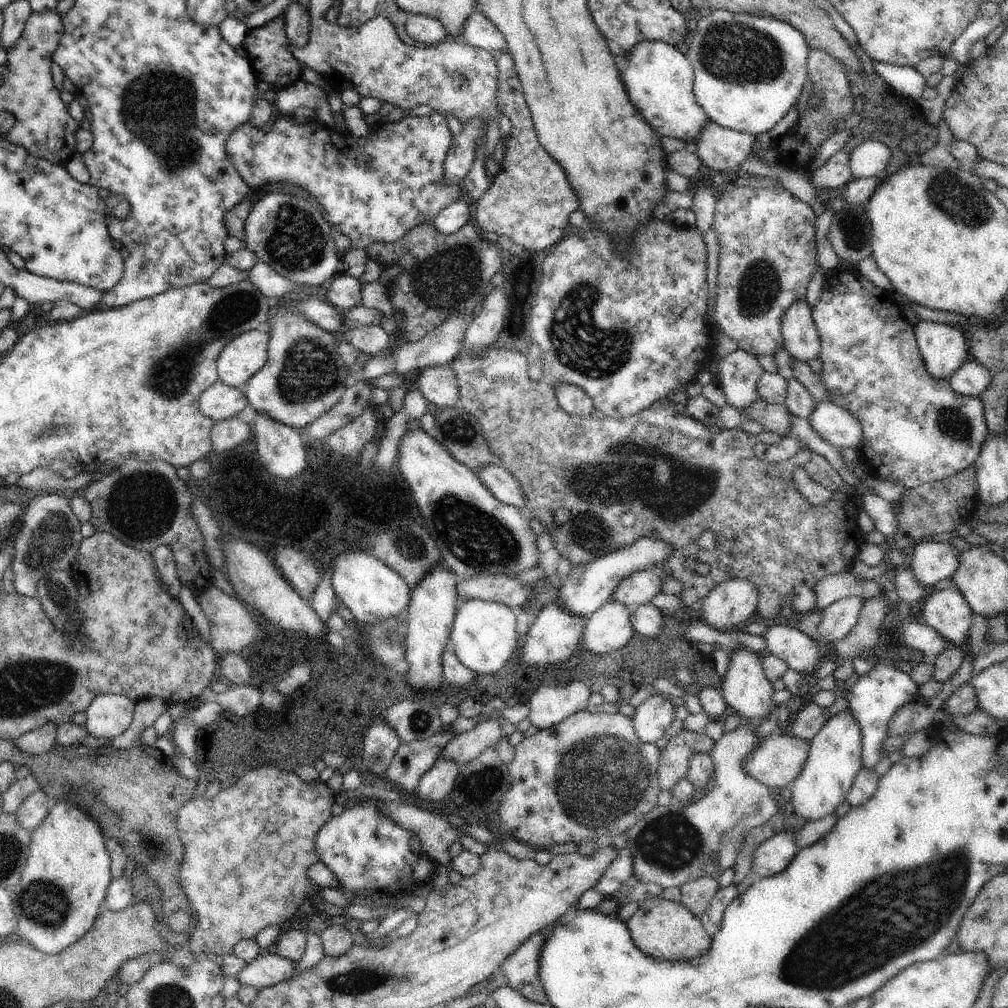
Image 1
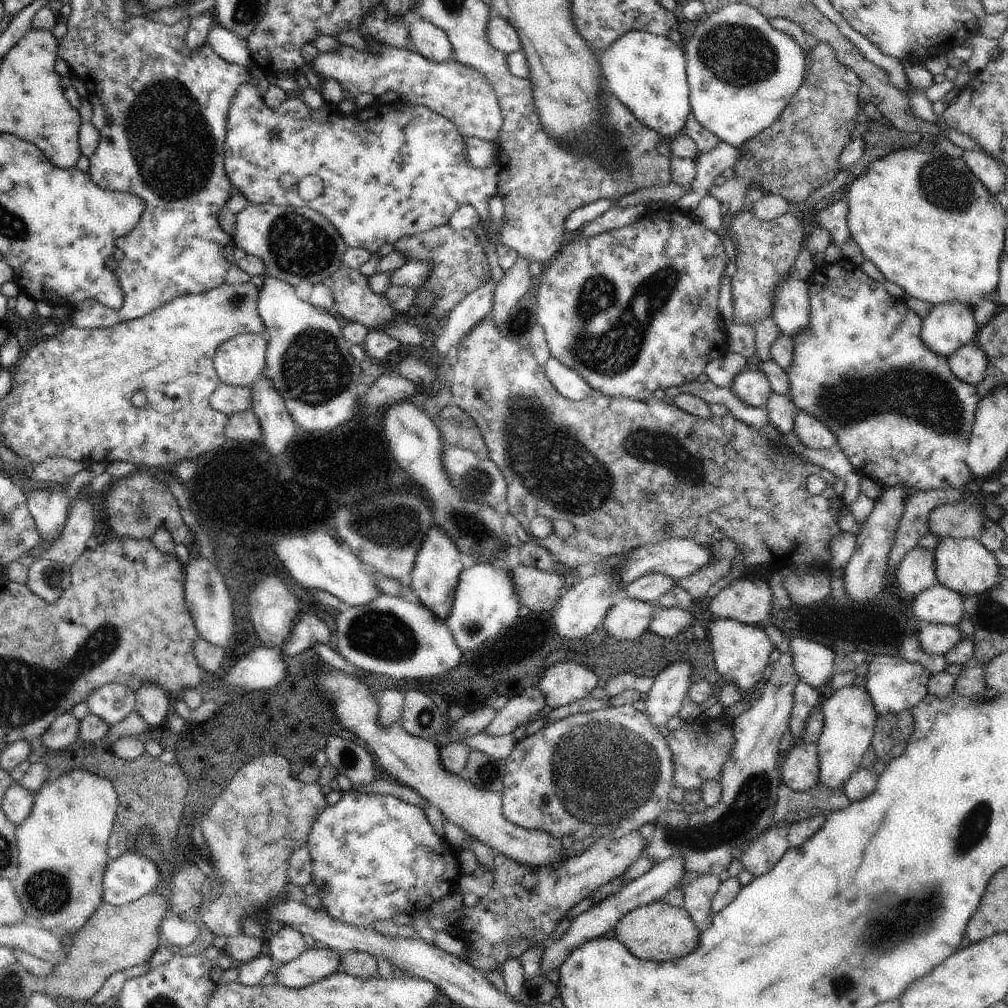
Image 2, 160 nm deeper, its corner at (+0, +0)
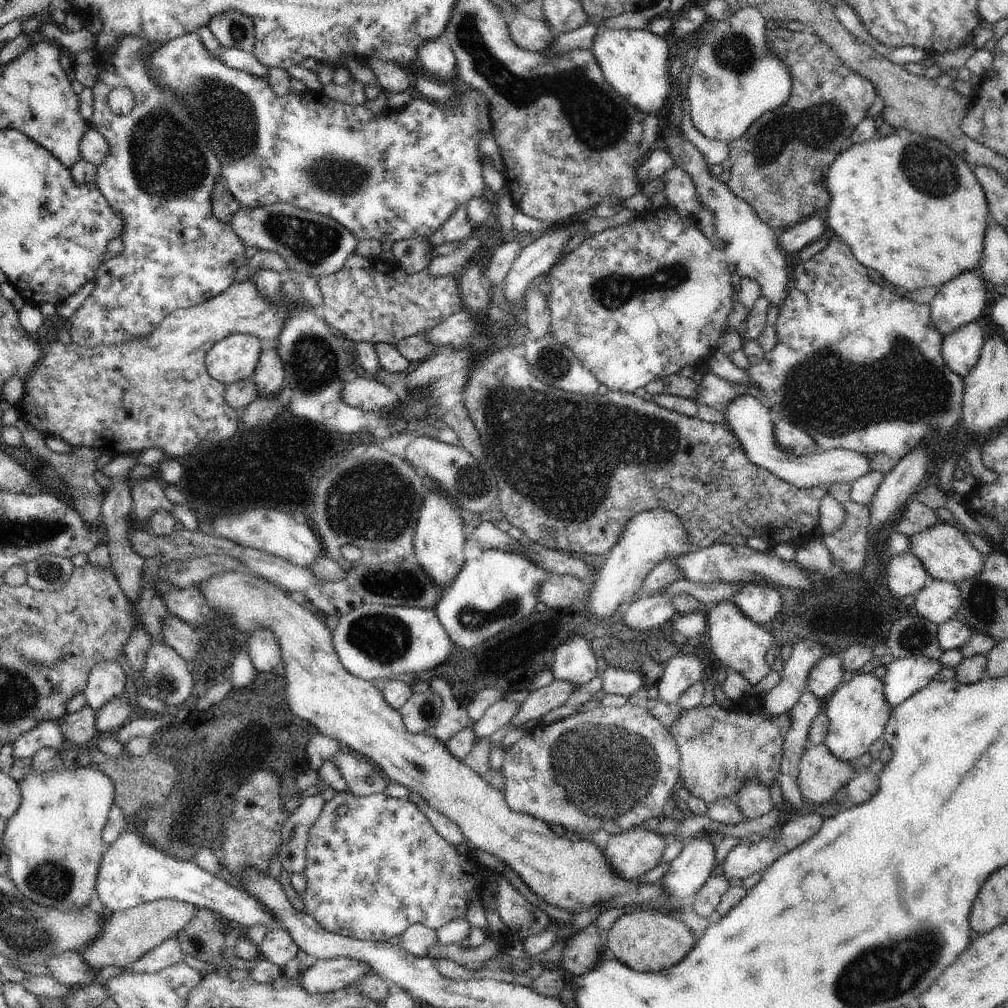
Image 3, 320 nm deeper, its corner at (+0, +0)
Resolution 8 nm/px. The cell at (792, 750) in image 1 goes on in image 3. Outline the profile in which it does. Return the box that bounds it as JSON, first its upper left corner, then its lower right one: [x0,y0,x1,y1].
[799,744,857,802]

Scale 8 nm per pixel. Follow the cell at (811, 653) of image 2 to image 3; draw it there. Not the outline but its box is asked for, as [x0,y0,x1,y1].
[806,655,843,702]

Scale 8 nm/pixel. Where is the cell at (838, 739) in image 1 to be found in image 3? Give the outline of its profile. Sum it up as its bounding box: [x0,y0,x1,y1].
[823,671,891,761]

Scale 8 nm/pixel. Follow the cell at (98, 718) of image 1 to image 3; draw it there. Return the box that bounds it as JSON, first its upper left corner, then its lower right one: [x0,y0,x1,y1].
[83,660,126,711]

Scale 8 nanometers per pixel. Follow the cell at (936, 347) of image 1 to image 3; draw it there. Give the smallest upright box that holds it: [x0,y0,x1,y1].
[930,269,987,336]

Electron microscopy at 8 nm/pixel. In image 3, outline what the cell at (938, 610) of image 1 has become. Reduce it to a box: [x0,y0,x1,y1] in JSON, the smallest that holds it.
[915,578,960,625]

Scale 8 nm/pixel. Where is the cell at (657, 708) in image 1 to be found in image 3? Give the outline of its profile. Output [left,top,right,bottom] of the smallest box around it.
[655,653,704,703]

